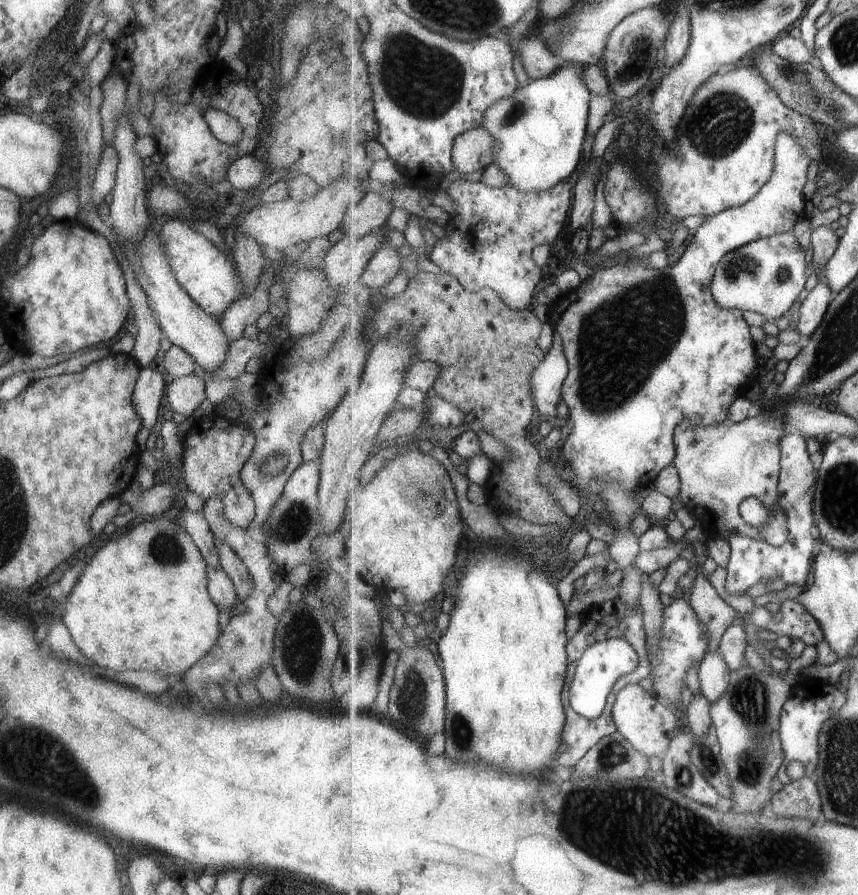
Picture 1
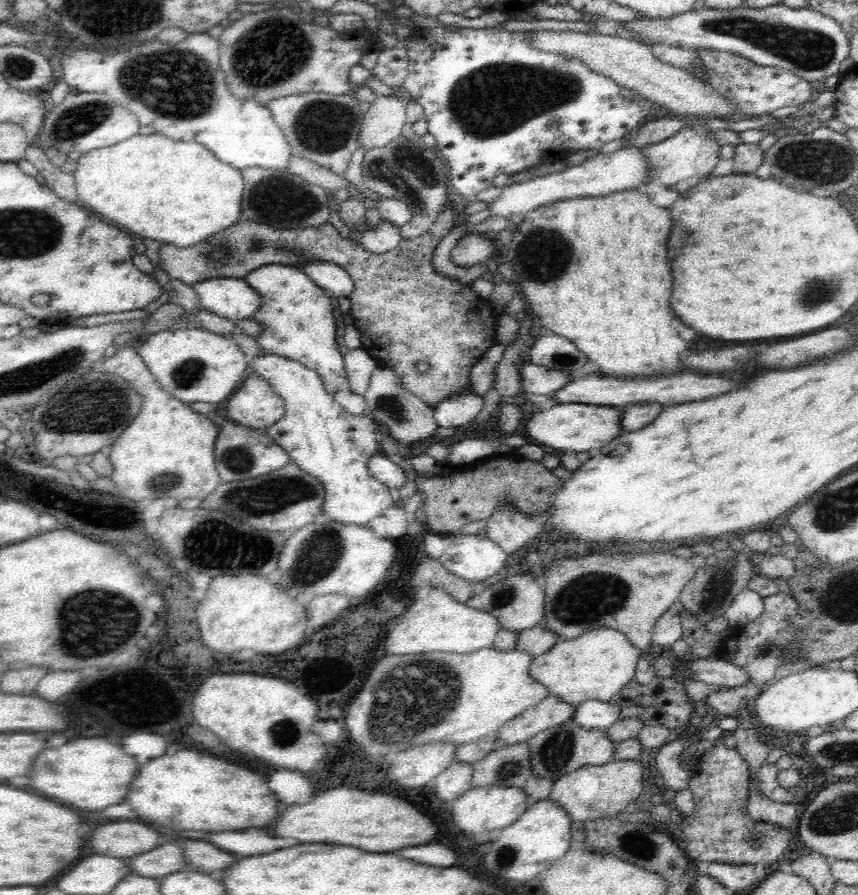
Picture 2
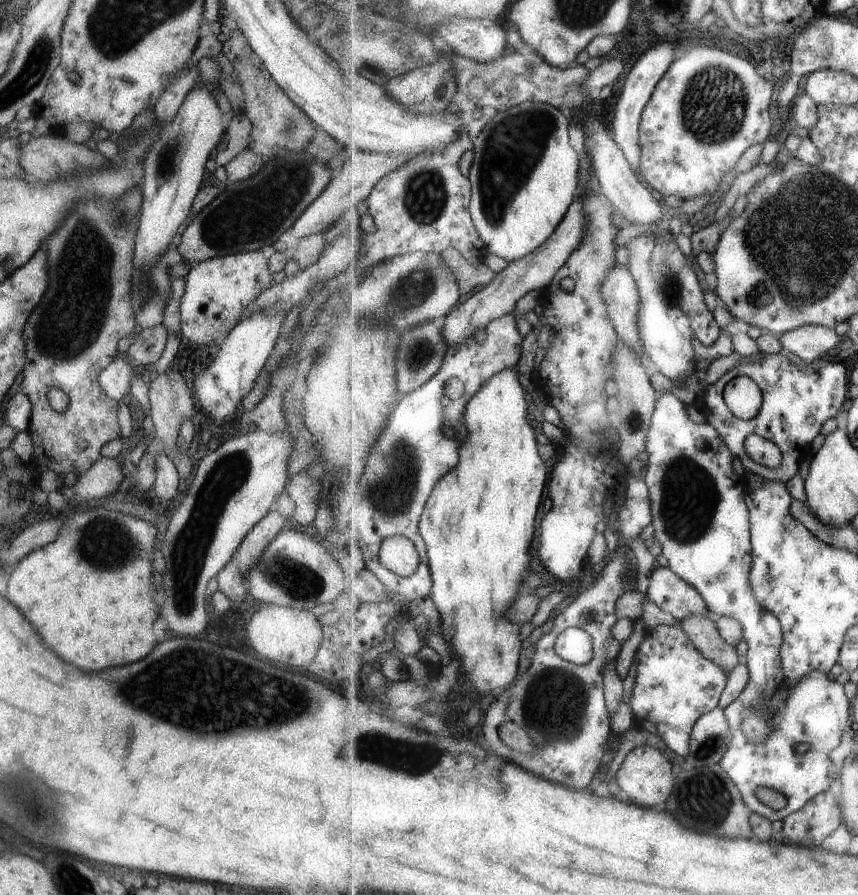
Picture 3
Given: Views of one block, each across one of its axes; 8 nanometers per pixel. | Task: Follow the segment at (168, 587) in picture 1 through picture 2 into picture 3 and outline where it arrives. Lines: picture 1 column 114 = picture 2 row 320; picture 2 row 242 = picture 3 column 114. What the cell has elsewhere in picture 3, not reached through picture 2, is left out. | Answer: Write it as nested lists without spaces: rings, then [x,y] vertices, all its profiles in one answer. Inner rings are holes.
[[[83,508],[61,522],[53,542],[17,562],[9,574],[5,598],[21,610],[41,640],[65,662],[81,670],[105,670],[131,664],[147,656],[158,644],[152,626],[159,608],[151,600],[151,550],[157,548],[158,540],[153,523],[105,508]]]

